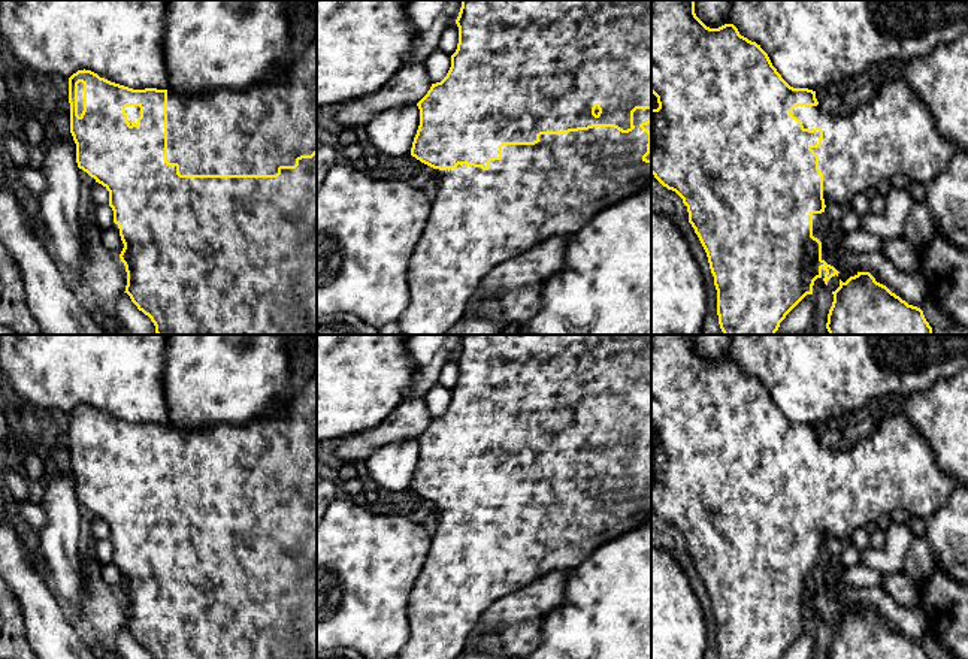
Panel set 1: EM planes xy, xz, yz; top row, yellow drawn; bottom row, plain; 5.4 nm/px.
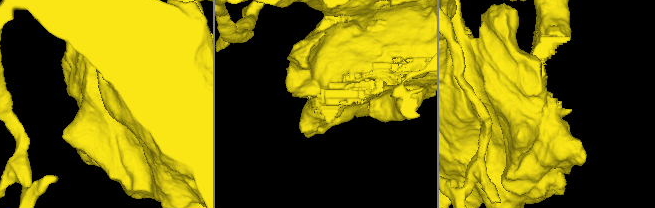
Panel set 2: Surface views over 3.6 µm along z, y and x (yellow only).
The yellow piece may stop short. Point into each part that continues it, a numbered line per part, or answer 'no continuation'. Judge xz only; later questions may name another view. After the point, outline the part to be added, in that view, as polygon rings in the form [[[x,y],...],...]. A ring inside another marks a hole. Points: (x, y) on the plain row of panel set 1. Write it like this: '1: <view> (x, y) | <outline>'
1: xz (495, 565) | [[[651,444],[633,447],[635,463],[621,468],[614,462],[593,462],[566,469],[541,469],[535,480],[503,480],[502,493],[490,504],[457,501],[439,505],[441,519],[433,532],[430,550],[408,599],[411,638],[399,659],[505,659],[478,649],[466,650],[471,634],[480,628],[515,626],[541,622],[565,598],[569,574],[599,545],[639,527],[651,517],[651,498],[645,498],[648,469],[639,462],[651,454]]]

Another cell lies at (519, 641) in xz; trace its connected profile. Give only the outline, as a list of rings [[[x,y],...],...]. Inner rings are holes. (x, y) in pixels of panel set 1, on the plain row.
[[[527,620],[515,626],[480,628],[468,637],[465,649],[478,649],[505,659],[527,659],[539,644],[541,625]]]

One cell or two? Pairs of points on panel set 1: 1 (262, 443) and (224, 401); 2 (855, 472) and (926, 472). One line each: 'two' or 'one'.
1: two
2: one

